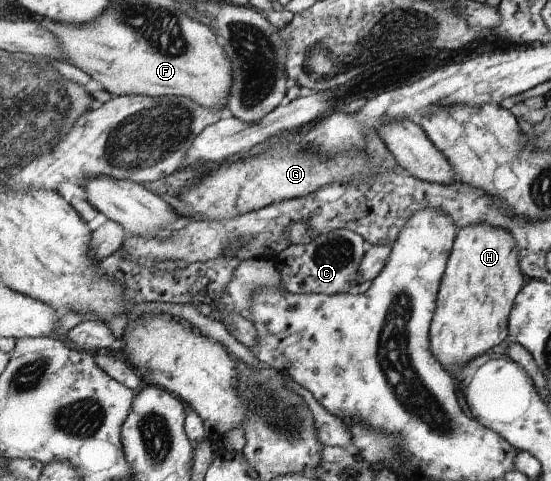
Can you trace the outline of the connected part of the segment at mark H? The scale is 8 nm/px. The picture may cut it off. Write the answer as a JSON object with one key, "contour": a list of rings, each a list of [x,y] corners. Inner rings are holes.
{"contour":[[[488,224],[469,225],[459,229],[448,267],[440,284],[436,318],[430,331],[433,356],[449,374],[459,374],[470,362],[487,354],[495,345],[509,337],[509,317],[517,295],[526,285],[527,278],[520,267],[520,256],[513,235],[505,229]]]}

